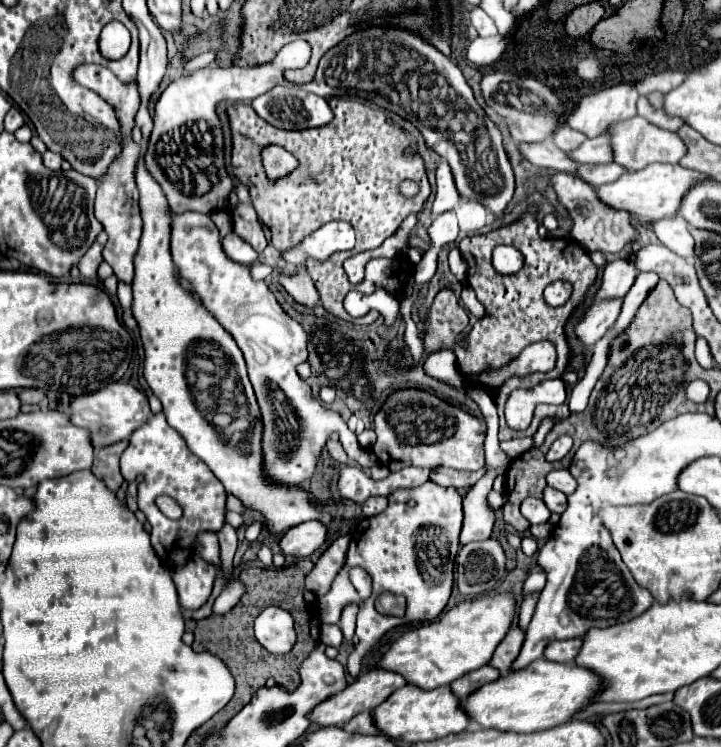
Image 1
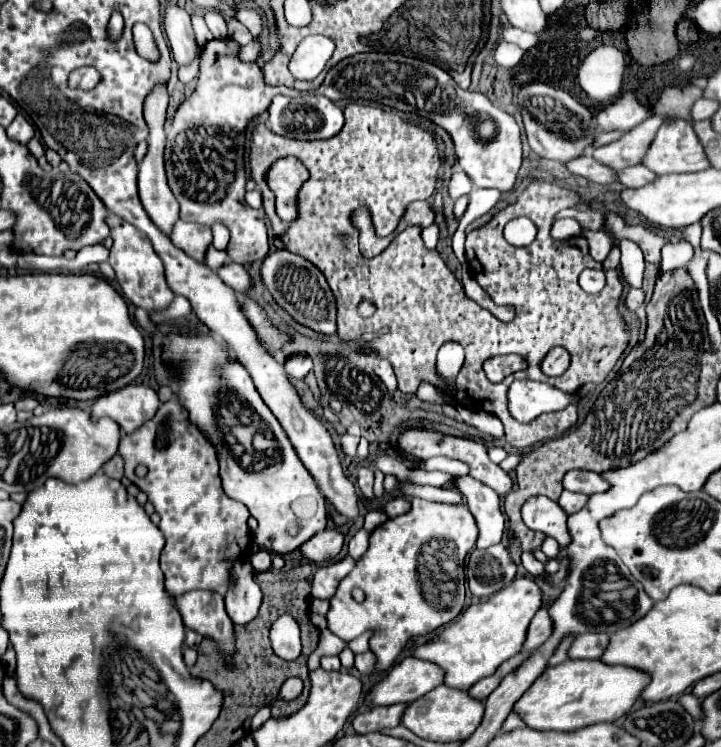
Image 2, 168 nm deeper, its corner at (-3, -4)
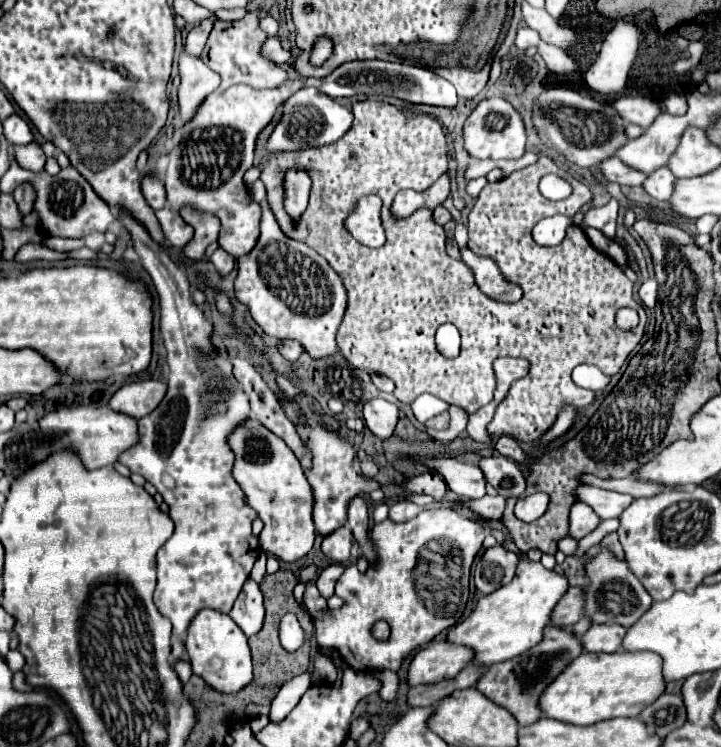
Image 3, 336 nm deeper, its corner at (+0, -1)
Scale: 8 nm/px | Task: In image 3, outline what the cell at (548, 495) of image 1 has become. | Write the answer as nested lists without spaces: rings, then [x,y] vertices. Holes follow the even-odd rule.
[[[578,486],[576,500],[588,504],[604,520],[604,518],[618,518],[622,510],[630,506],[632,496],[610,492],[610,490],[600,490],[592,486]]]

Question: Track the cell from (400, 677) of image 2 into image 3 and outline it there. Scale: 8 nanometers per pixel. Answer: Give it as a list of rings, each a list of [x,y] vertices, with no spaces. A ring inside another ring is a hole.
[[[448,642],[426,644],[416,652],[408,666],[408,686],[436,684],[446,678],[454,678],[464,666],[472,662],[472,650]]]

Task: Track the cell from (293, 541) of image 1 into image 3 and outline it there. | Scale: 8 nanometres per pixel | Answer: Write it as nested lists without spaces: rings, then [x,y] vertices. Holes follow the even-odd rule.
[[[348,526],[338,528],[336,532],[332,532],[332,536],[324,536],[322,538],[322,552],[326,558],[330,558],[332,562],[344,562],[350,558],[350,546],[352,546],[352,532]]]

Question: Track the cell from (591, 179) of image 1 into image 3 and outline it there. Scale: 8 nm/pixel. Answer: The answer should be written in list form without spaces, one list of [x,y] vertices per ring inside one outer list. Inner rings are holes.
[[[658,168],[646,176],[642,186],[656,200],[668,200],[668,196],[672,194],[672,184],[674,184],[672,172],[668,168]]]

